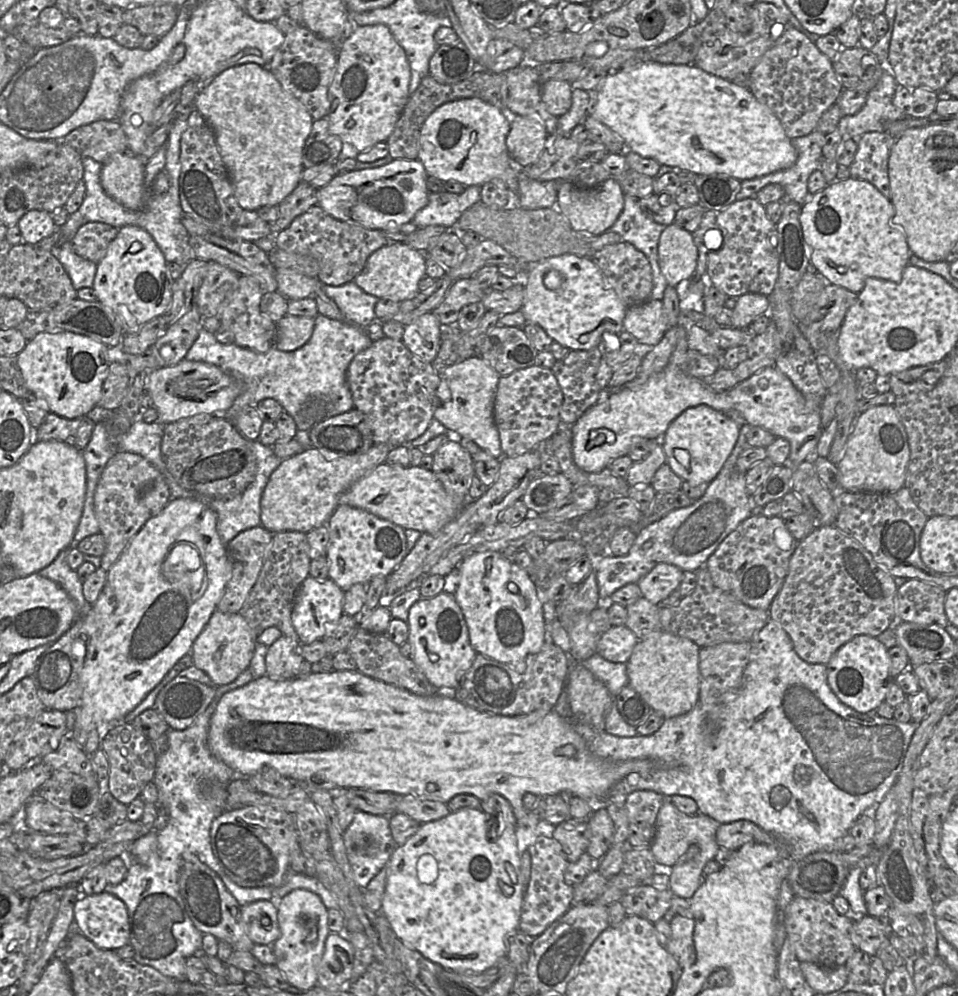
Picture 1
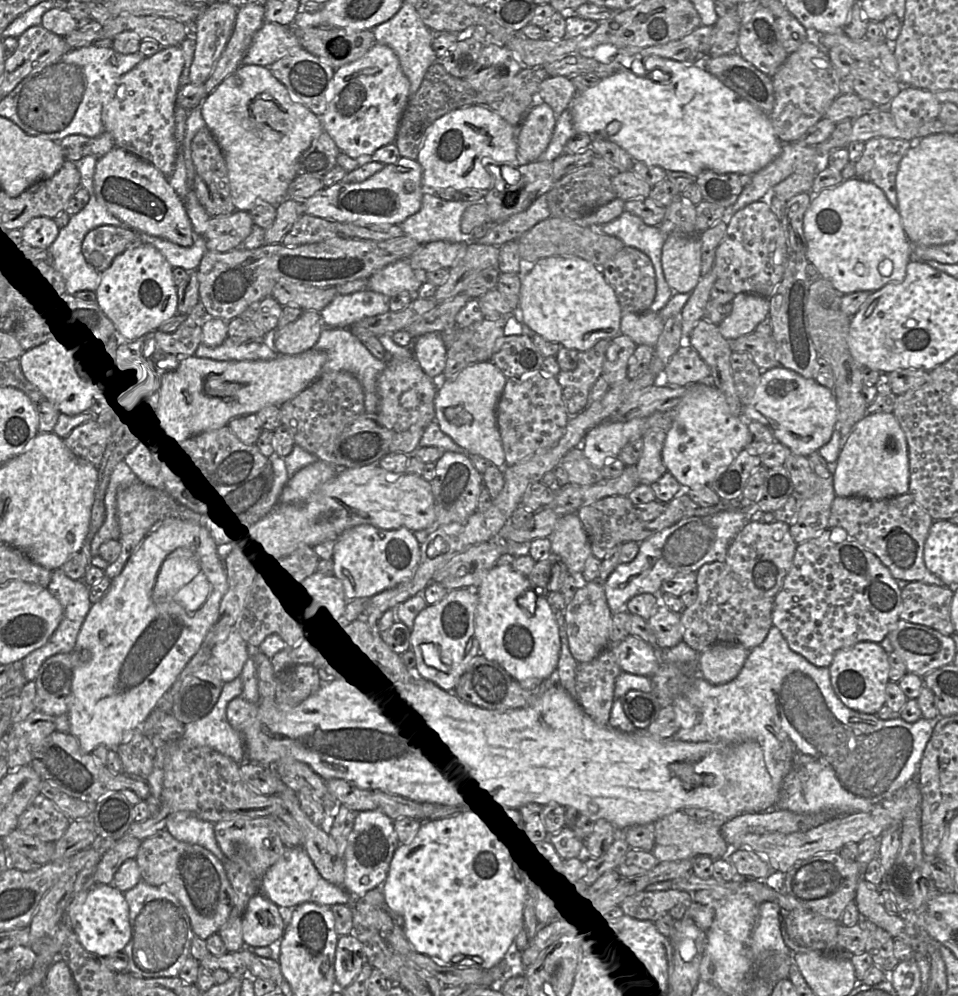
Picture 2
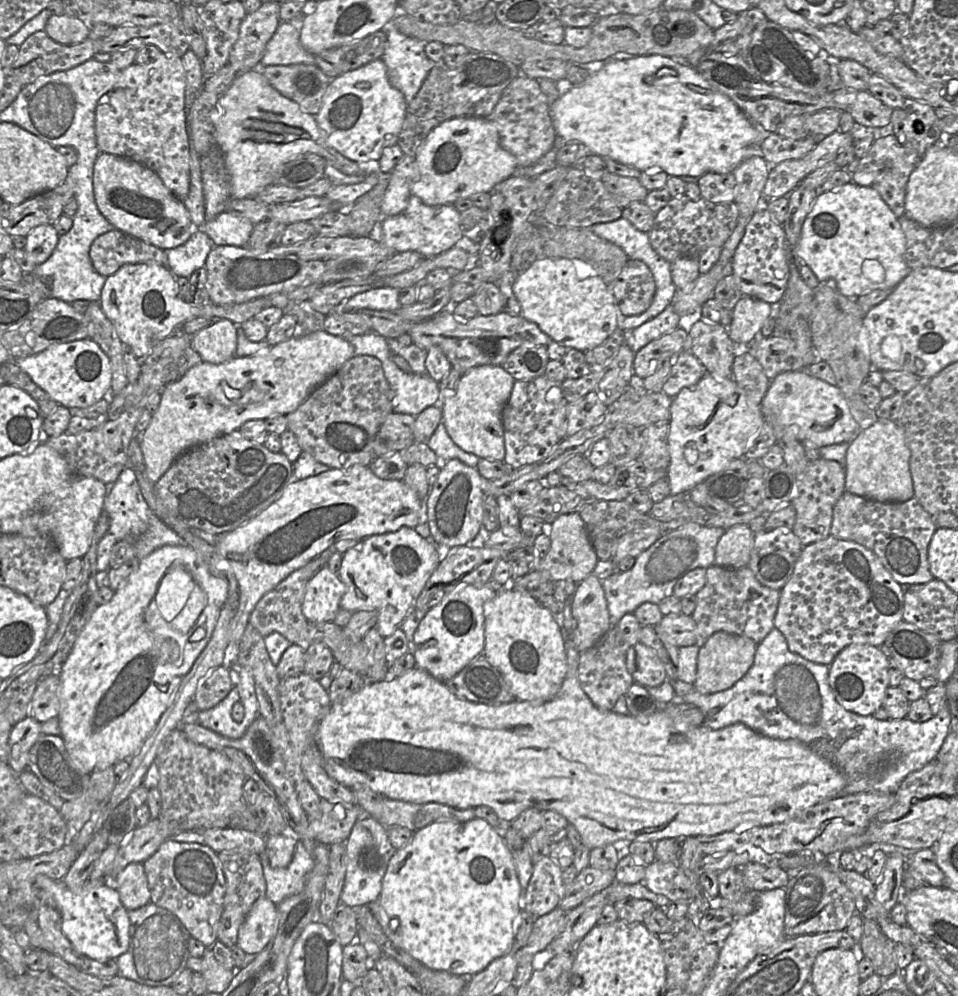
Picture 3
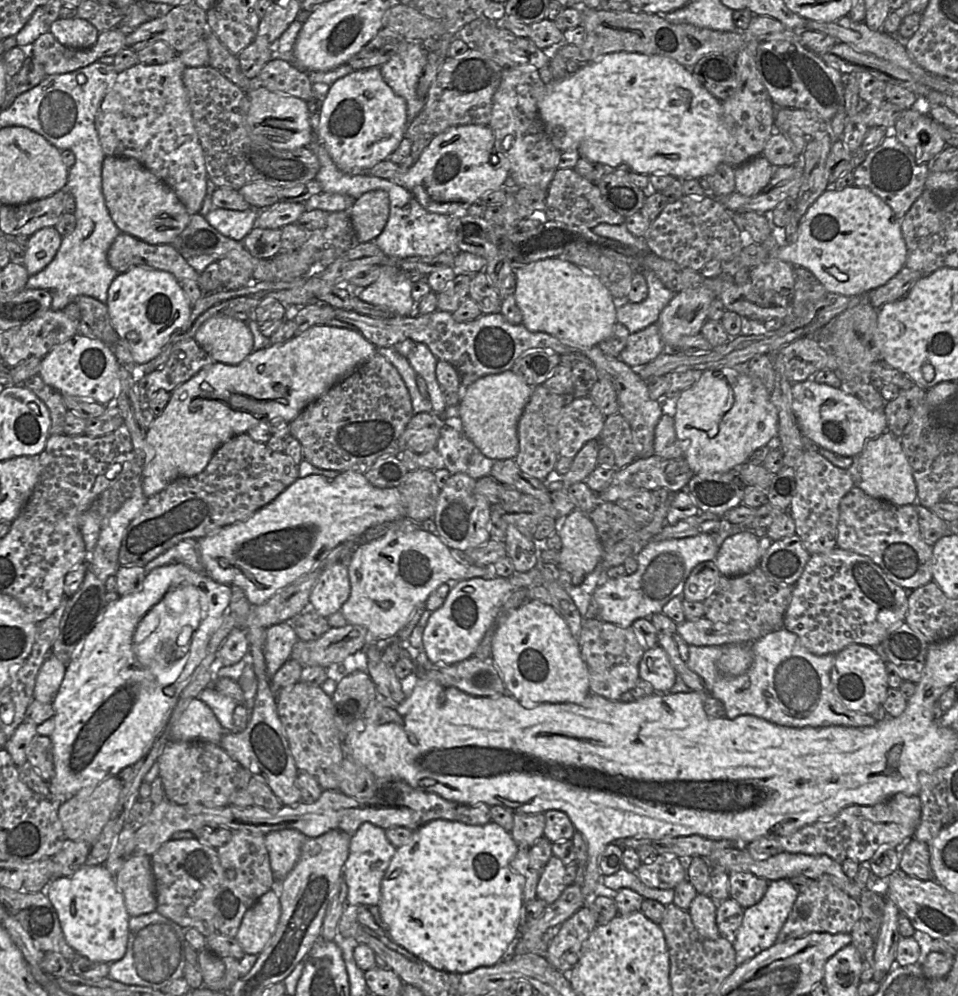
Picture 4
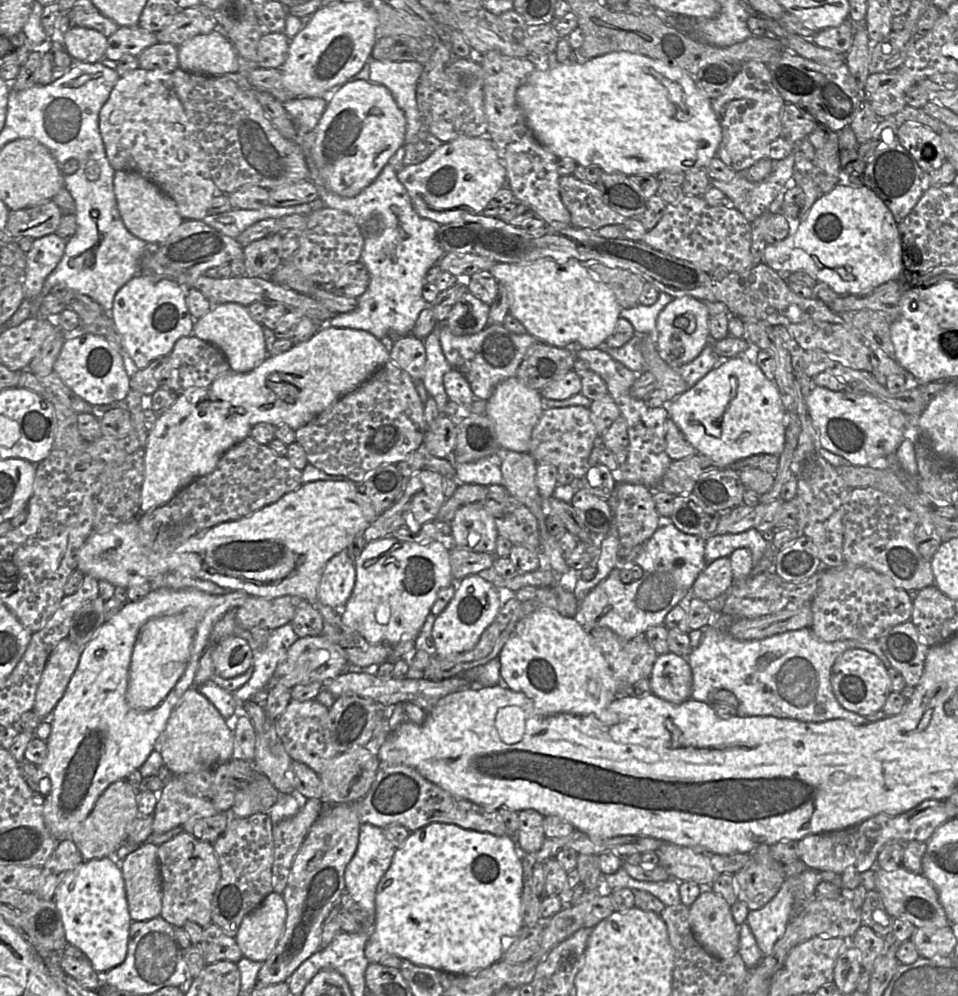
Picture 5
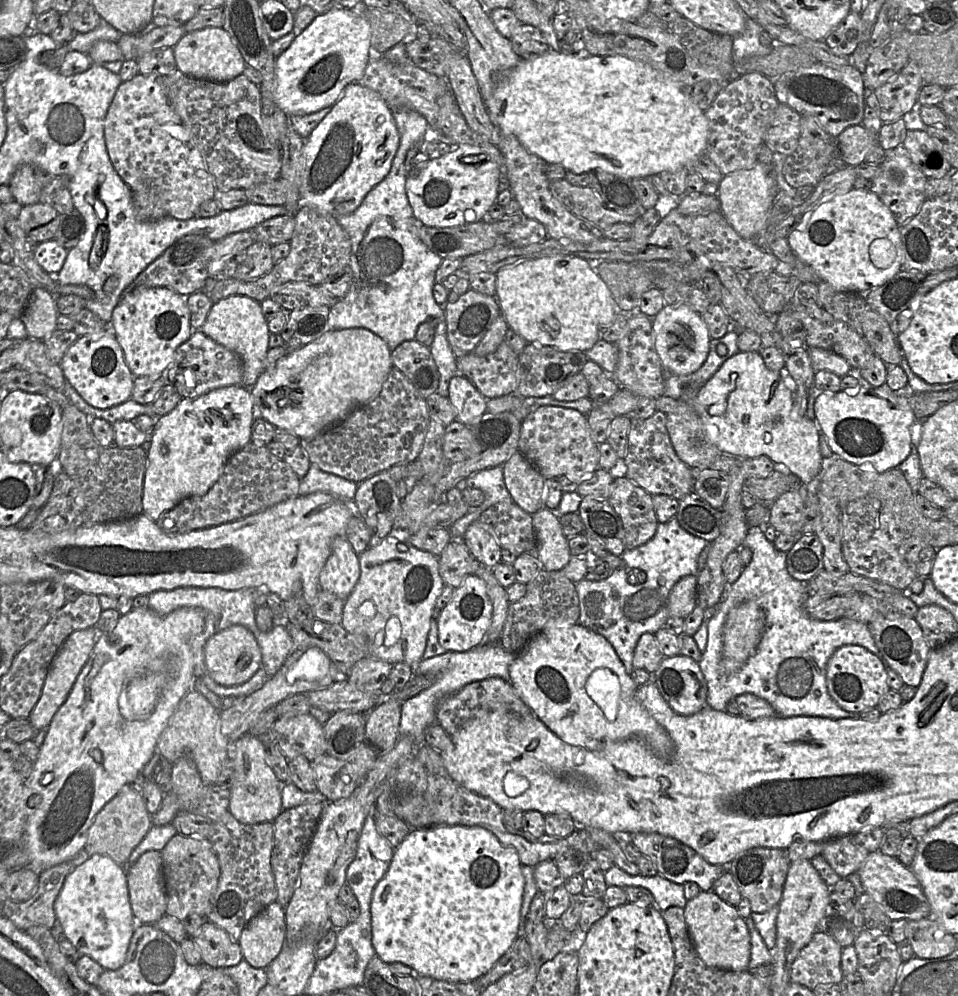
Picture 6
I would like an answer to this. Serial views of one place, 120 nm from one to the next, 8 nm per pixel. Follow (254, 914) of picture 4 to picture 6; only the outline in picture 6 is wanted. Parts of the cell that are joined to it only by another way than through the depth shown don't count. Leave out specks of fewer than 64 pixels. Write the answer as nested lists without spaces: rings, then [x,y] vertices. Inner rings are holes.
[[[274,901],[243,929],[238,940],[243,959],[255,968],[266,968],[281,950],[285,937],[285,909]]]

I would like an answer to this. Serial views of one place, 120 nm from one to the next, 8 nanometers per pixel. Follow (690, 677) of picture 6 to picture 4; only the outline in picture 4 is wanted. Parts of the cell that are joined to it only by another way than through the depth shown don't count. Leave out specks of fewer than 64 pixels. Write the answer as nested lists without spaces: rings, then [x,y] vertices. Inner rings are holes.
[[[660,646],[646,649],[639,663],[639,676],[649,682],[656,693],[668,693],[676,682],[677,672],[667,652]]]

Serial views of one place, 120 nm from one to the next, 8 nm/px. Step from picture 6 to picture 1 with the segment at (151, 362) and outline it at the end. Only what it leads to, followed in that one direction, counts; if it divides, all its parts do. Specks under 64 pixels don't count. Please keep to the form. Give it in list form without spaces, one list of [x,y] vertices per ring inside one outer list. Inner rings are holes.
[[[126,225],[119,228],[107,248],[106,255],[96,264],[92,289],[97,300],[112,311],[123,334],[129,334],[137,332],[142,325],[166,311],[172,299],[171,283],[167,261],[151,235],[141,227]]]

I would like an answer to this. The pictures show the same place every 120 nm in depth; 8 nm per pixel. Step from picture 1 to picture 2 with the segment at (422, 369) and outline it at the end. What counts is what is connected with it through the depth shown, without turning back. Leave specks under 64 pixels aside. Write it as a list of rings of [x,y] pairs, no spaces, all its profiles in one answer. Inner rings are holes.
[[[392,357],[377,380],[379,394],[379,417],[396,433],[412,426],[426,428],[435,420],[434,400],[438,390],[438,379],[429,377],[414,357],[398,359]]]

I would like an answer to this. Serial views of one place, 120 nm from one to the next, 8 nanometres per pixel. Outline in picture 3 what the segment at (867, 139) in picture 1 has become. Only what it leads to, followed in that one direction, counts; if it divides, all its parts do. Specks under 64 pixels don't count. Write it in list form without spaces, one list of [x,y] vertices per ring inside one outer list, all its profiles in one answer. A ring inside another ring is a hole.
[[[894,135],[878,137],[874,140],[869,152],[860,159],[858,168],[853,174],[853,182],[875,189],[893,213],[900,218],[905,214],[907,182],[920,158],[916,150],[901,144]]]

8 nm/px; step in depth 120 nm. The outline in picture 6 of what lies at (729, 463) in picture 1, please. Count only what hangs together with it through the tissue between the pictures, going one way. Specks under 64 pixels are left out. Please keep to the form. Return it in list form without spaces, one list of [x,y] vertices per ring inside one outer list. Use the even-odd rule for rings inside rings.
[[[672,518],[668,522],[659,523],[655,535],[646,543],[633,549],[625,549],[619,555],[625,561],[625,566],[615,569],[605,580],[583,578],[574,583],[579,601],[578,623],[602,635],[612,644],[628,674],[631,675],[633,671],[634,650],[639,638],[644,633],[654,635],[663,627],[669,617],[668,597],[670,591],[682,577],[698,574],[698,556],[707,544],[710,543],[688,533],[679,525],[676,518]],[[632,568],[639,569],[647,575],[643,583],[636,583],[635,585],[629,583],[626,572],[633,570]]]

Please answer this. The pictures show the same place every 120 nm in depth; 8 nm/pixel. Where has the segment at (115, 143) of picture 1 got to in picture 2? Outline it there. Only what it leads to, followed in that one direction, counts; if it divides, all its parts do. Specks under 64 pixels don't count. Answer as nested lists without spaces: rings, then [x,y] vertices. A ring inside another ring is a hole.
[[[105,130],[96,137],[69,135],[58,143],[64,157],[72,162],[84,156],[94,156],[99,159],[115,147],[111,134]]]

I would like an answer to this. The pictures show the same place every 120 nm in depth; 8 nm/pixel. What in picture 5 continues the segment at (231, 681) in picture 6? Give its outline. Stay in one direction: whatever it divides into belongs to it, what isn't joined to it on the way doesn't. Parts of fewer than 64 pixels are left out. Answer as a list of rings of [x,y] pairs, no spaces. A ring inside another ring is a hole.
[[[229,636],[216,646],[212,661],[214,674],[226,679],[234,678],[251,667],[253,652],[244,638]]]

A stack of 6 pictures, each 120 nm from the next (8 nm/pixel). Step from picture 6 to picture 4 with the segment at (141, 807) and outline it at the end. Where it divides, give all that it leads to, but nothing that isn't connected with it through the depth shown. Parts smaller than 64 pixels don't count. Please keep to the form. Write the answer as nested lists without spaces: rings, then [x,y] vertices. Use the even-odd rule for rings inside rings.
[[[110,776],[93,787],[80,790],[73,797],[58,804],[58,816],[66,839],[84,841],[92,845],[100,836],[104,826],[119,800],[123,783],[117,776]]]

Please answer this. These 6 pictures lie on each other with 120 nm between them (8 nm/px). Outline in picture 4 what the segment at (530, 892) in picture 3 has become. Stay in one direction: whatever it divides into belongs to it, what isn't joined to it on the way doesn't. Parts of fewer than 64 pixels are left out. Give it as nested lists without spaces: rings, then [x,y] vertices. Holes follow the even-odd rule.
[[[552,855],[544,869],[540,872],[536,887],[536,899],[543,900],[547,905],[554,903],[566,888],[564,882],[566,866]]]

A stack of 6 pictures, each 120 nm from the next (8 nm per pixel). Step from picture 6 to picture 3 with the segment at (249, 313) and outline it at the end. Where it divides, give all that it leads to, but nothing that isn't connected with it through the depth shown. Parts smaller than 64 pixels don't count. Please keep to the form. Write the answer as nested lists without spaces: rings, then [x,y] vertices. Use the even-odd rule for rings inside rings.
[[[221,319],[201,330],[199,330],[197,333],[195,333],[192,337],[191,337],[191,346],[193,347],[193,349],[201,356],[203,362],[206,362],[206,363],[210,363],[210,364],[222,364],[222,363],[225,363],[229,360],[231,360],[232,358],[235,357],[235,352],[236,352],[236,348],[237,348],[237,328],[235,325],[240,325],[240,324],[234,324],[233,322],[231,322],[230,320],[228,319]]]

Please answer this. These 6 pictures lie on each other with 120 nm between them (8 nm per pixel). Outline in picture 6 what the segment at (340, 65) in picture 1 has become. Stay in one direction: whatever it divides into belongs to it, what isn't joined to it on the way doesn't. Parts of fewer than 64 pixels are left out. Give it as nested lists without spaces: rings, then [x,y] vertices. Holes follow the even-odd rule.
[[[358,82],[346,86],[330,112],[304,139],[299,197],[308,205],[333,216],[353,213],[366,195],[390,172],[397,153],[400,135],[393,112],[381,95]]]

